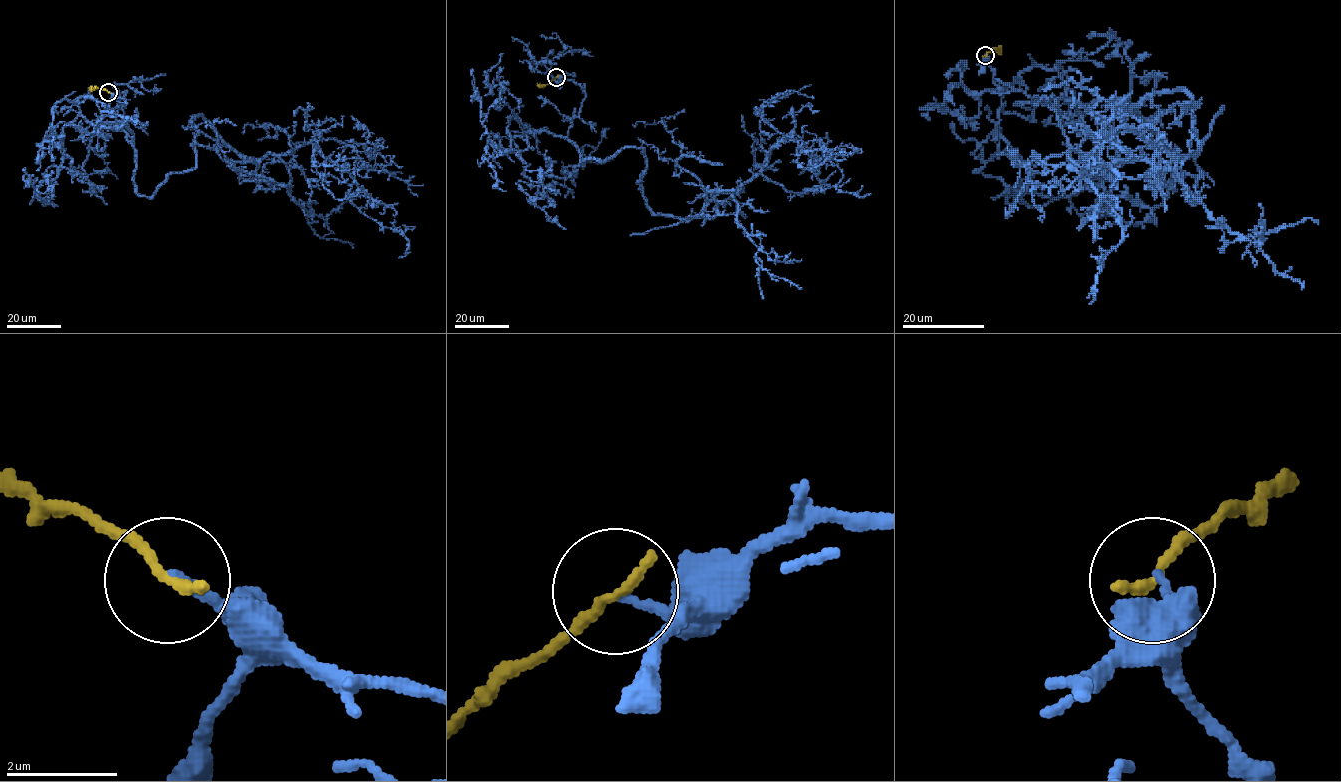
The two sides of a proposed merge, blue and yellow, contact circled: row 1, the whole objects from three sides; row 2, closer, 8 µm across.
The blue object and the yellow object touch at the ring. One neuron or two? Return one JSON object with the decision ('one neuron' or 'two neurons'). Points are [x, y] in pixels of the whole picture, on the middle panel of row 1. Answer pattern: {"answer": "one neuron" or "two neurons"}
{"answer": "two neurons"}

